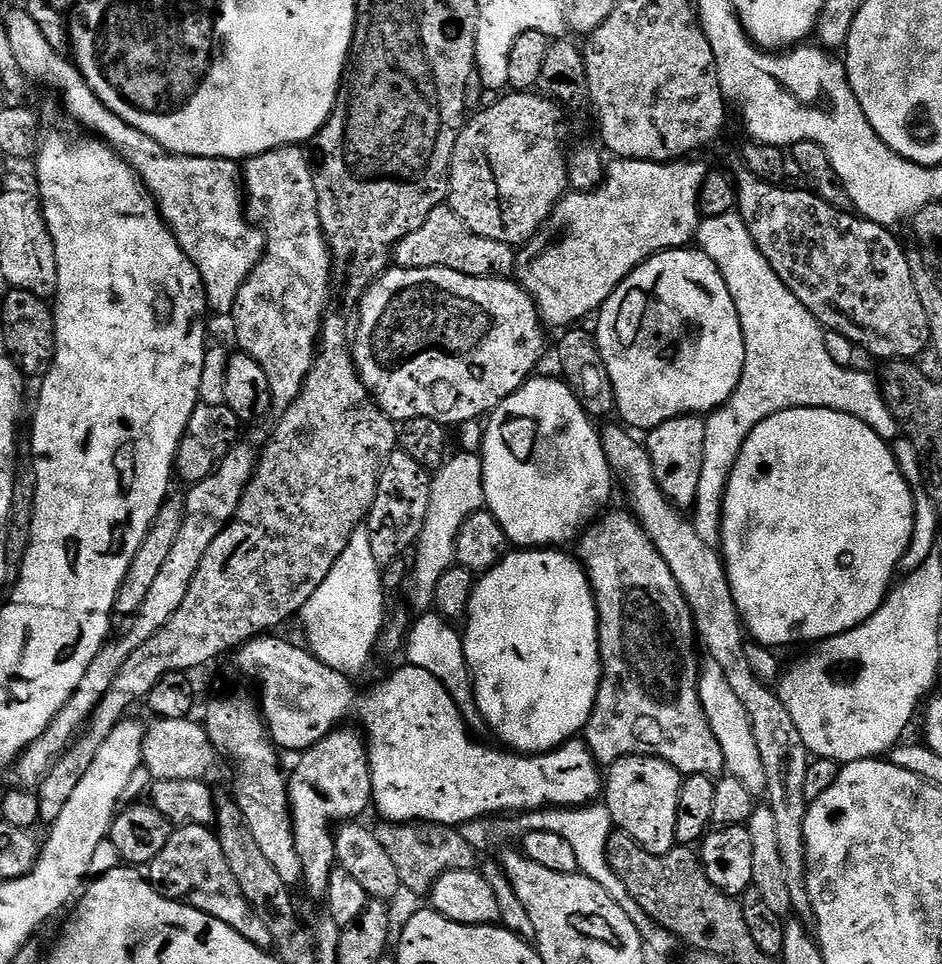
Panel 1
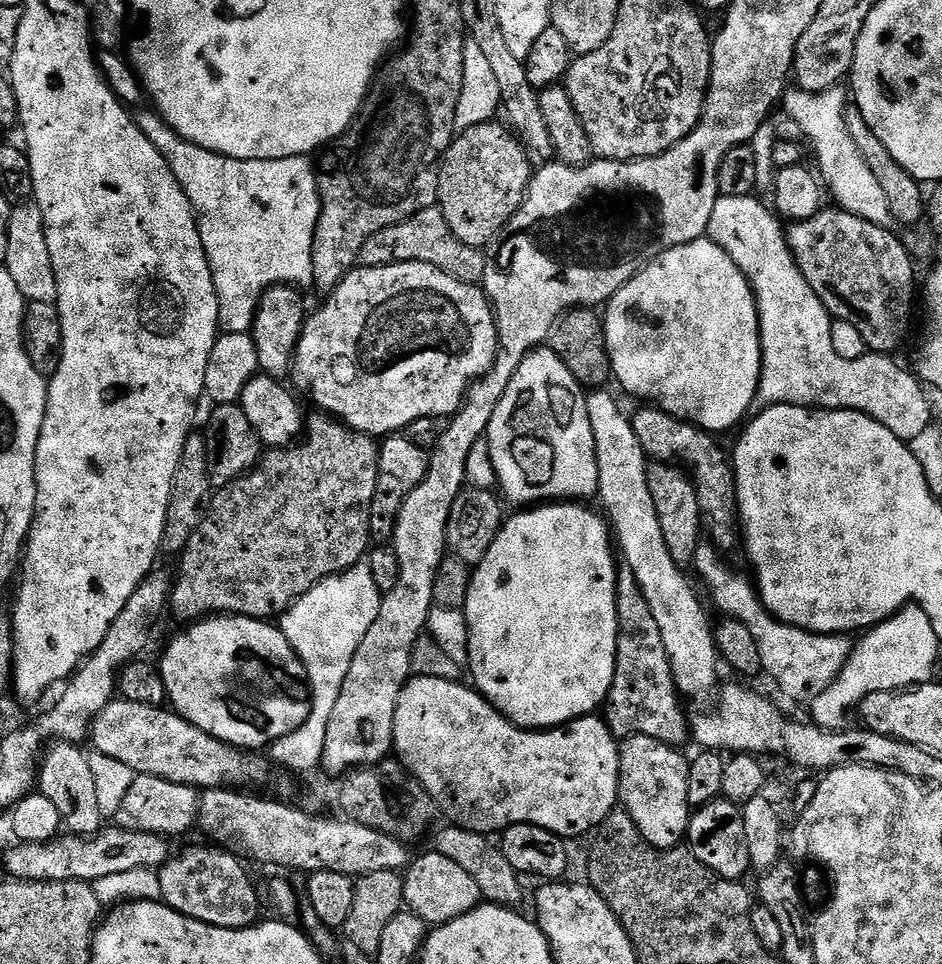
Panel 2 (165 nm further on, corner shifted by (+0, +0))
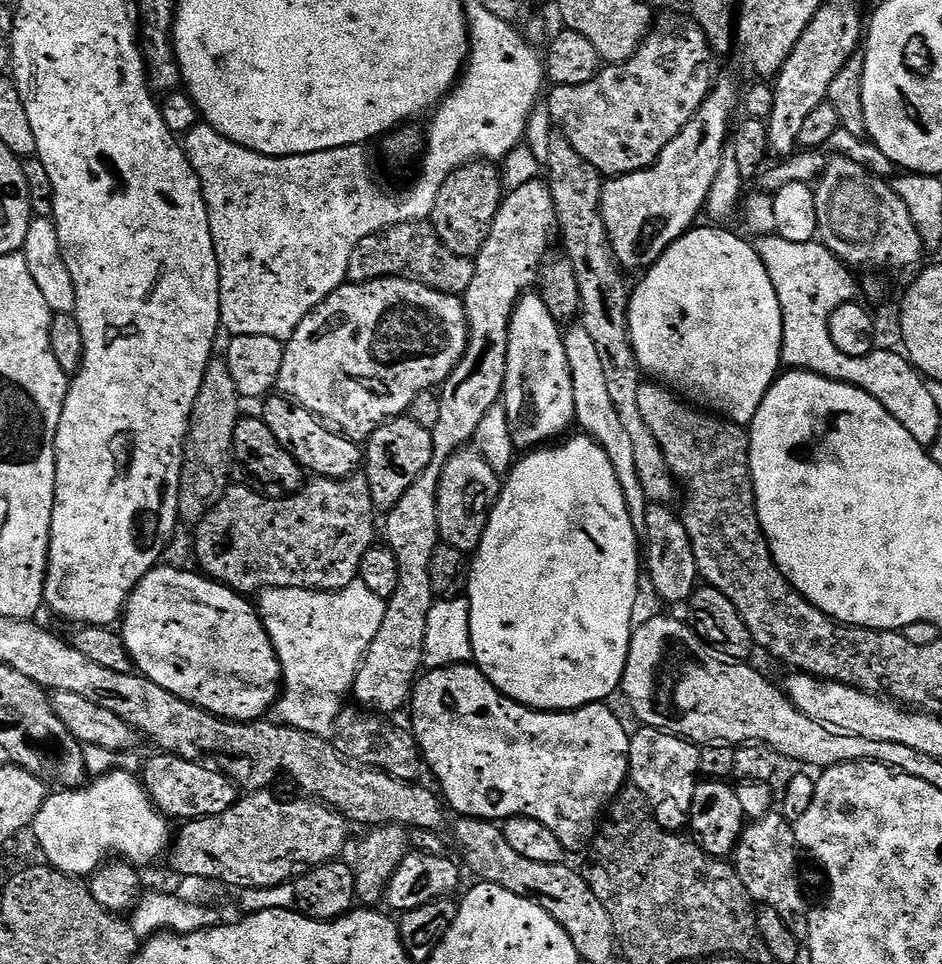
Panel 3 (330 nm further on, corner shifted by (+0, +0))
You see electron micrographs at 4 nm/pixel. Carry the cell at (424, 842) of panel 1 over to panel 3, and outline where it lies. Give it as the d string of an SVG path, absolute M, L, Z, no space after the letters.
M356 706L351 707L345 707L332 726L330 741L332 740L333 746L336 747L333 748L335 755L361 768L385 772L394 779L415 781L420 768L422 772L422 757L420 749L416 747L415 739L407 731L399 732L394 725L387 724L384 721L387 719L376 714L360 716L361 709Z

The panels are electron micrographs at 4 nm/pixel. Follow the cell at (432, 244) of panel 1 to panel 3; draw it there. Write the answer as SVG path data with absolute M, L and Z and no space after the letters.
M427 223L399 224L382 234L370 234L354 246L348 263L347 279L354 284L365 284L382 276L403 276L419 280L428 288L448 296L460 296L468 289L474 276L474 264L467 256L459 256L445 248Z

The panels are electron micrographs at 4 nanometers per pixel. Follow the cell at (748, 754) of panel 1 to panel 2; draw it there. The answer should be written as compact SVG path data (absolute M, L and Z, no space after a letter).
M592 390L587 393L587 397L590 426L594 430L594 446L598 454L598 500L604 503L603 515L614 533L622 560L624 555L623 563L634 574L646 598L646 606L650 606L650 614L654 614L654 622L658 622L658 630L662 630L662 646L666 646L677 688L685 697L704 696L712 687L717 687L716 671L722 668L722 661L716 651L713 625L708 625L708 616L691 582L684 577L685 569L676 564L674 558L670 558L670 550L666 550L666 538L662 538L662 526L658 523L658 510L654 510L654 494L650 494L648 485L649 457L642 450L642 442L638 442L638 434L634 434L629 413L620 409L619 402L608 390Z

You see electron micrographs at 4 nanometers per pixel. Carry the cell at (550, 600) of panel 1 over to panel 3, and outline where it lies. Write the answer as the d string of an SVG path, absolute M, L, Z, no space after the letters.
M579 434L573 438L569 444L557 443L555 446L541 446L535 450L529 451L527 454L515 461L514 467L507 473L506 479L503 481L502 487L498 492L498 499L493 503L492 510L488 514L488 525L484 527L484 533L480 539L480 545L476 547L474 555L470 560L470 567L466 572L466 588L468 584L468 593L466 599L468 601L468 613L470 614L470 642L472 643L472 660L475 667L489 682L494 685L497 690L504 696L509 696L514 702L524 704L528 708L535 708L538 712L570 712L573 708L584 708L587 704L598 704L607 701L607 696L617 695L618 689L621 687L624 679L624 667L628 661L628 643L632 640L634 631L634 623L632 624L632 611L636 608L636 591L640 588L640 580L642 584L642 552L638 545L638 534L634 532L632 526L633 515L628 511L628 503L625 502L624 491L617 482L616 472L613 469L612 461L608 455L592 438L586 434Z

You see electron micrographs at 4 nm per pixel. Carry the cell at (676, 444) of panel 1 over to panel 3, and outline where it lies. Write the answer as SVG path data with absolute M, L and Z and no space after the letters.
M649 503L642 513L644 534L642 530L642 560L646 565L646 580L652 583L656 596L668 604L683 605L698 584L696 563L692 547L684 529L684 521L671 512L671 507Z

